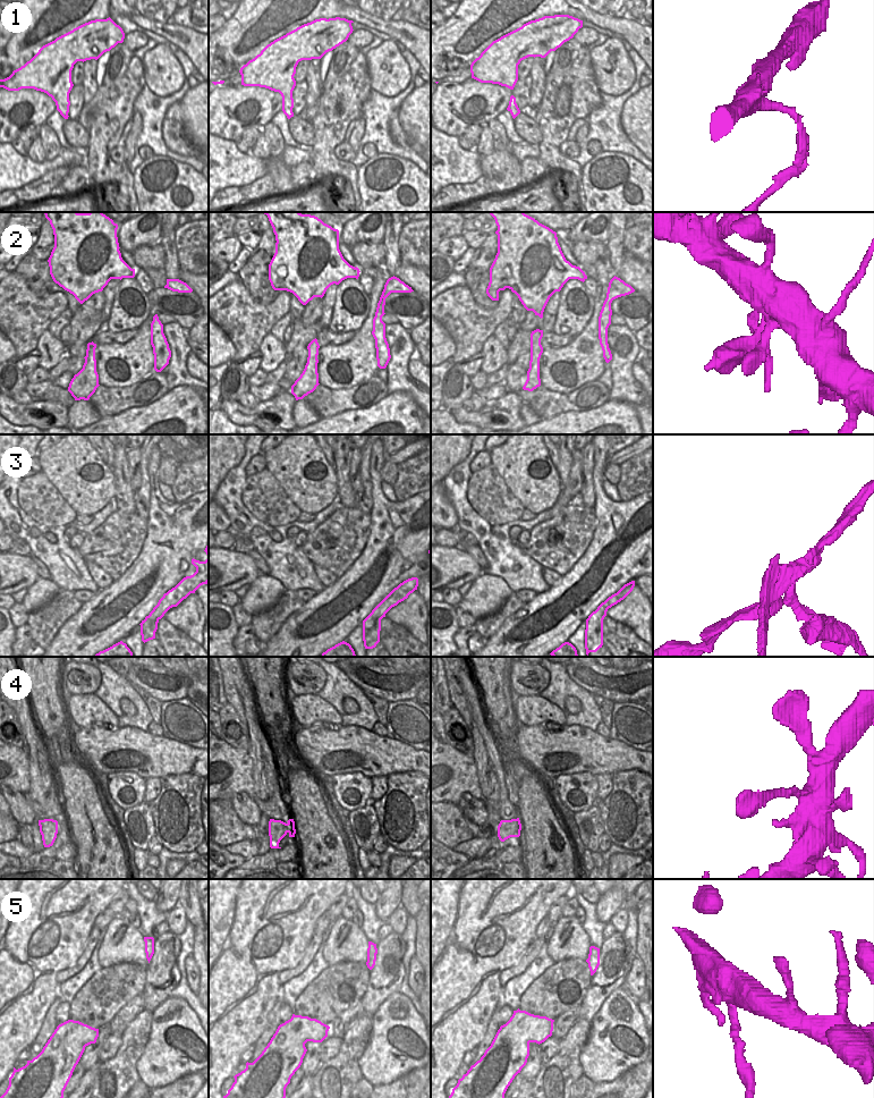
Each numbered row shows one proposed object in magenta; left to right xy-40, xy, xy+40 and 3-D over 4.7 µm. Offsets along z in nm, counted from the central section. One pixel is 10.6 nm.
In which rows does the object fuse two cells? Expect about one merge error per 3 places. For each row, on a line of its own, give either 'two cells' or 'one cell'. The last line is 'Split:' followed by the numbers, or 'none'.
1: two cells
2: one cell
3: one cell
4: one cell
5: one cell
Split: 1

